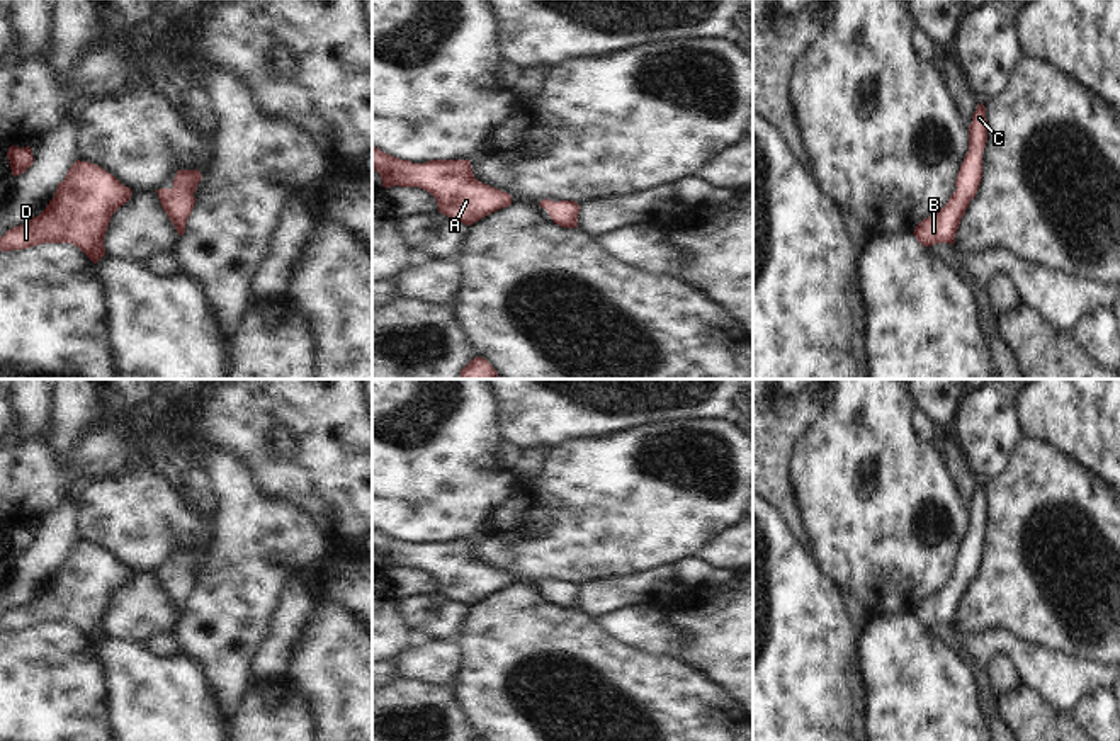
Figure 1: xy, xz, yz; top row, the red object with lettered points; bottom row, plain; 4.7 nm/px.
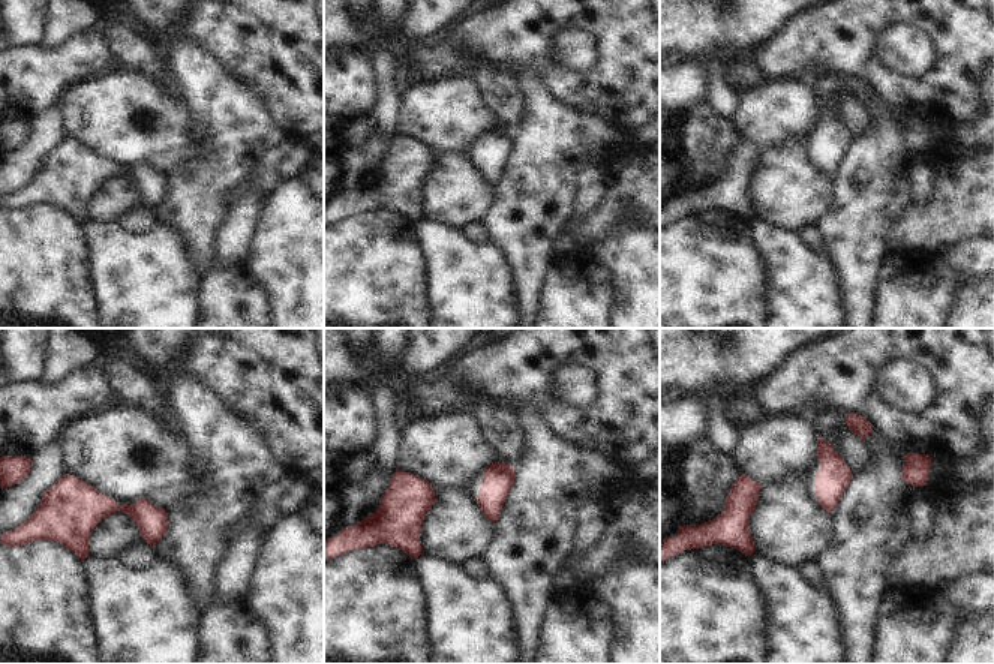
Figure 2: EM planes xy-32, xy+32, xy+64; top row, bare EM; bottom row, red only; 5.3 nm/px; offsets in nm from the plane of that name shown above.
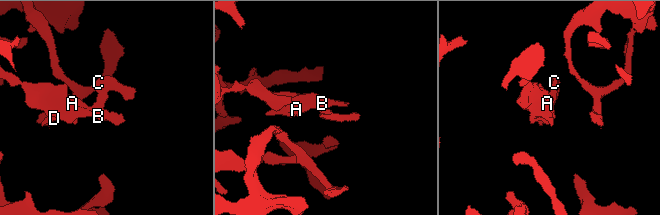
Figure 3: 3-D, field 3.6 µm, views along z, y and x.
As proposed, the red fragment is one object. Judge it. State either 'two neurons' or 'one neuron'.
one neuron

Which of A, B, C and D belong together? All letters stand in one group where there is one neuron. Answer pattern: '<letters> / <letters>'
A B C D

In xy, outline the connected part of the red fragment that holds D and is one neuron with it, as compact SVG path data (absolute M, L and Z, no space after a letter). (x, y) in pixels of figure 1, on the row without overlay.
M76 540L46 590L0 617L0 631L24 631L42 624L71 624L93 644L104 636L104 617L112 595L133 571L112 554Z

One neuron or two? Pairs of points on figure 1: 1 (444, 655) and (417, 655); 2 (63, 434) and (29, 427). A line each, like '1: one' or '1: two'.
1: one
2: two

